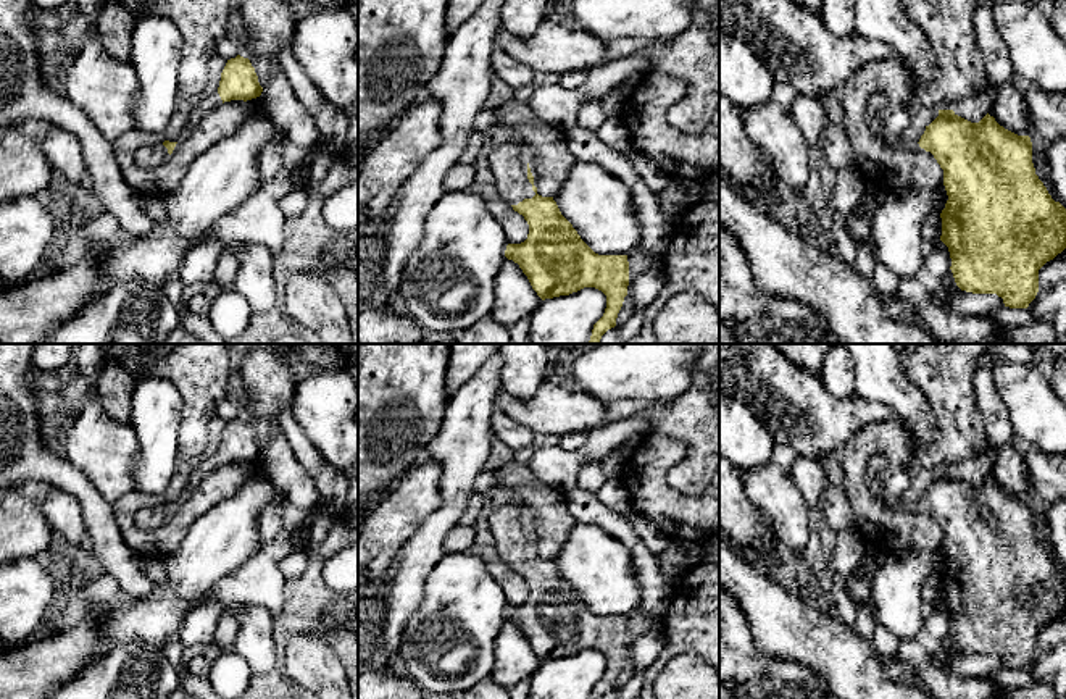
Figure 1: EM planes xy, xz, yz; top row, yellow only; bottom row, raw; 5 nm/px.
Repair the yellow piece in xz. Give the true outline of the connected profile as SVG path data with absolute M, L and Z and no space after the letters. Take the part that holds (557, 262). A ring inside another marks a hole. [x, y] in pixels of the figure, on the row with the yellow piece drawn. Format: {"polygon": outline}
{"polygon": "M510 139L489 155L500 197L529 224L527 239L508 244L505 257L519 265L542 300L569 295L584 287L602 291L606 308L593 324L589 341L600 344L602 336L616 326L627 295L627 255L598 255L581 239L553 197L537 194L526 152L524 144Z"}

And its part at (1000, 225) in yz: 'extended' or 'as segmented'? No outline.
as segmented

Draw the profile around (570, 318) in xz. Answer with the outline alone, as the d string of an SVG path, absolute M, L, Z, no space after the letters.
M595 287L545 299L529 316L529 342L589 344L593 324L603 316L605 308L606 295Z

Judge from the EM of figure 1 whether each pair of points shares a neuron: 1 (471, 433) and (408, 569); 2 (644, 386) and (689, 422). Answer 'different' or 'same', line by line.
1: same
2: different

